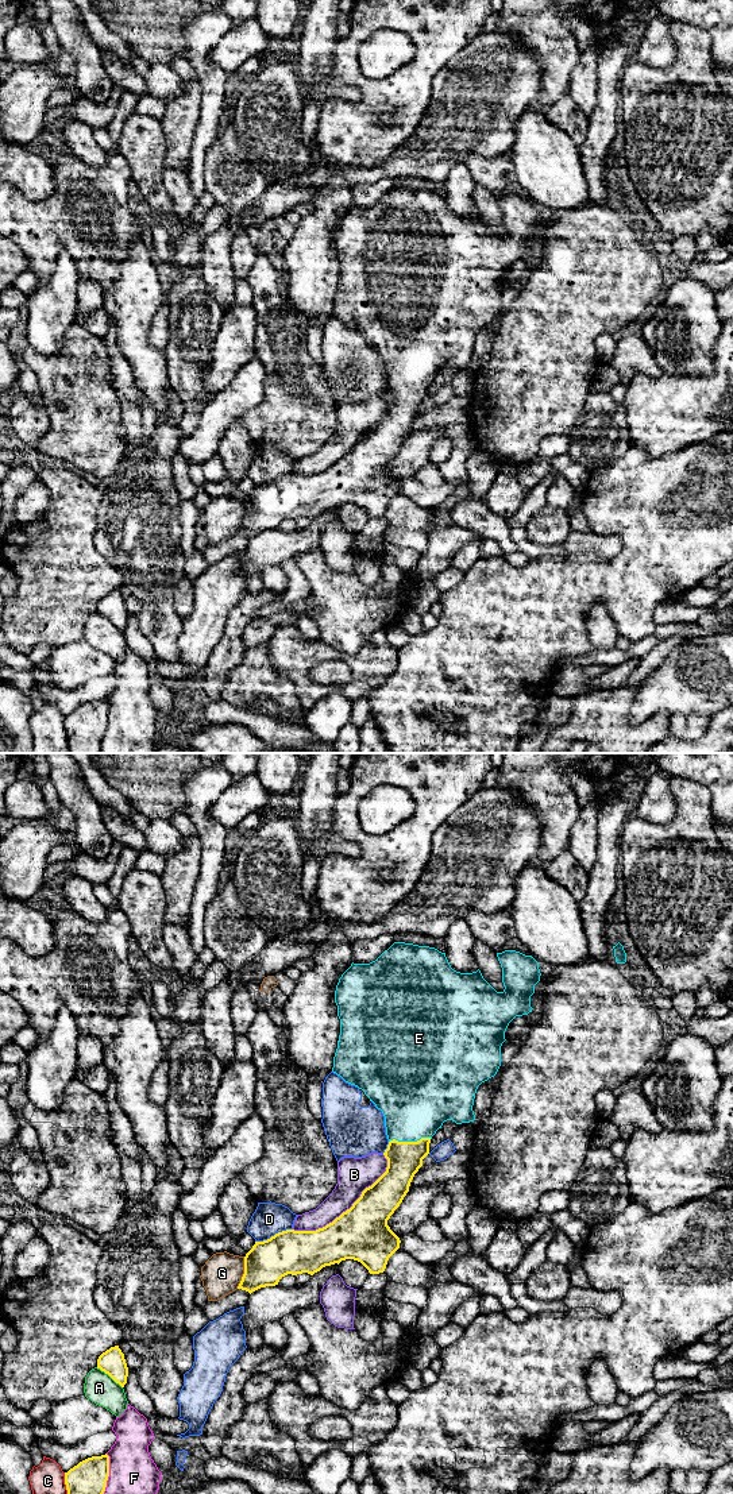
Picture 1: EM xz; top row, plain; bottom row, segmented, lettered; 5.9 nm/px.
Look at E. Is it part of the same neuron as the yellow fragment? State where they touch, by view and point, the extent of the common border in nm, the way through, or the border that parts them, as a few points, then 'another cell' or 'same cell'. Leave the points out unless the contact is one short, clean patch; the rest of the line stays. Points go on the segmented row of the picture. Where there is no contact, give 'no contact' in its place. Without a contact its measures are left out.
xz (409, 1142) | 260 nm | same cell

